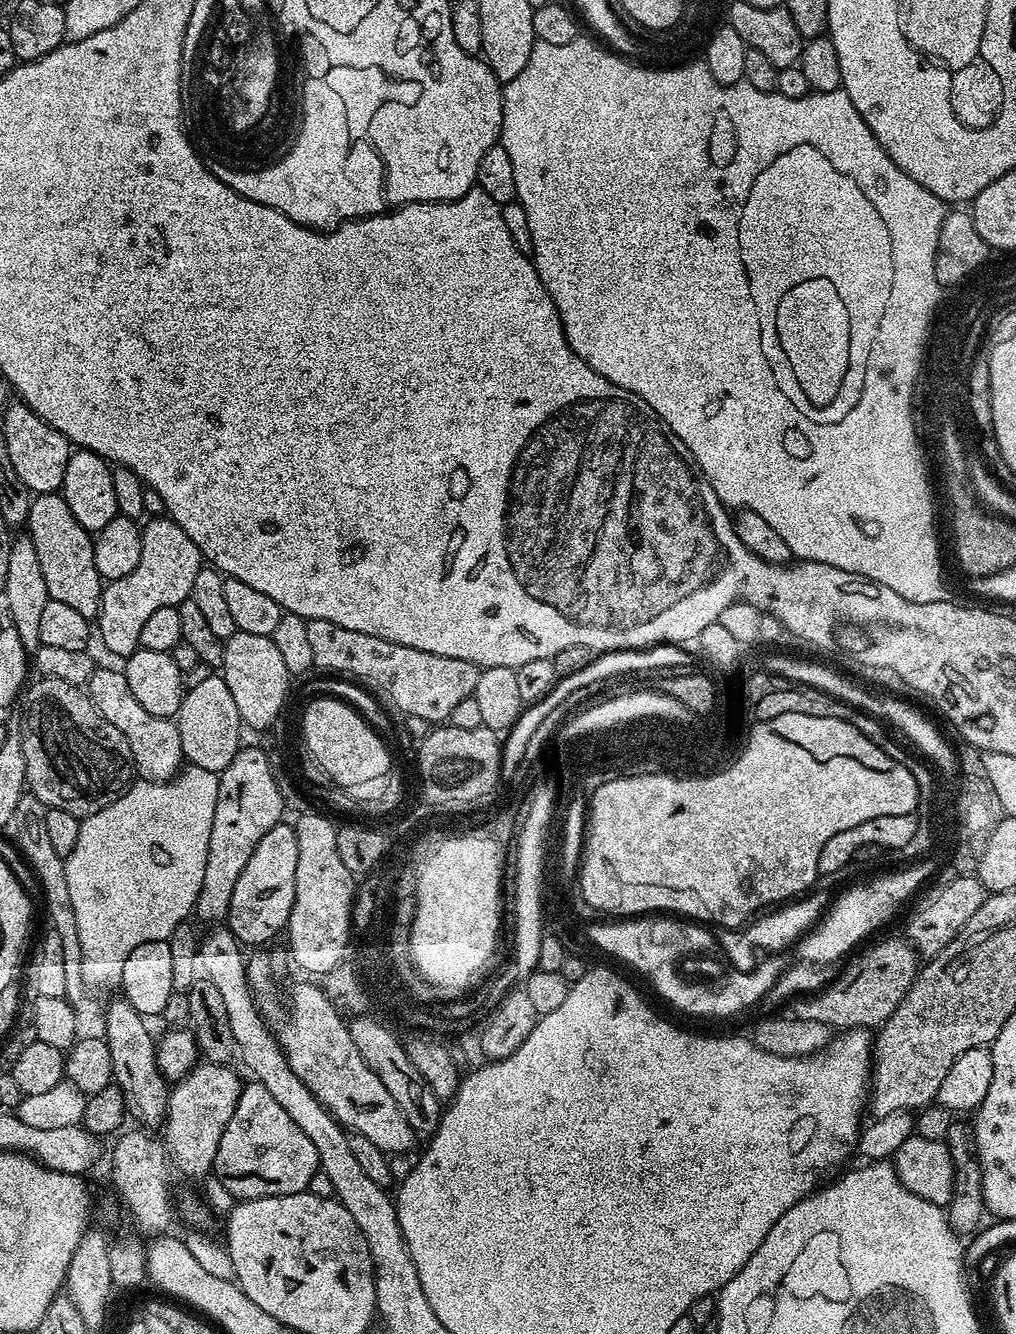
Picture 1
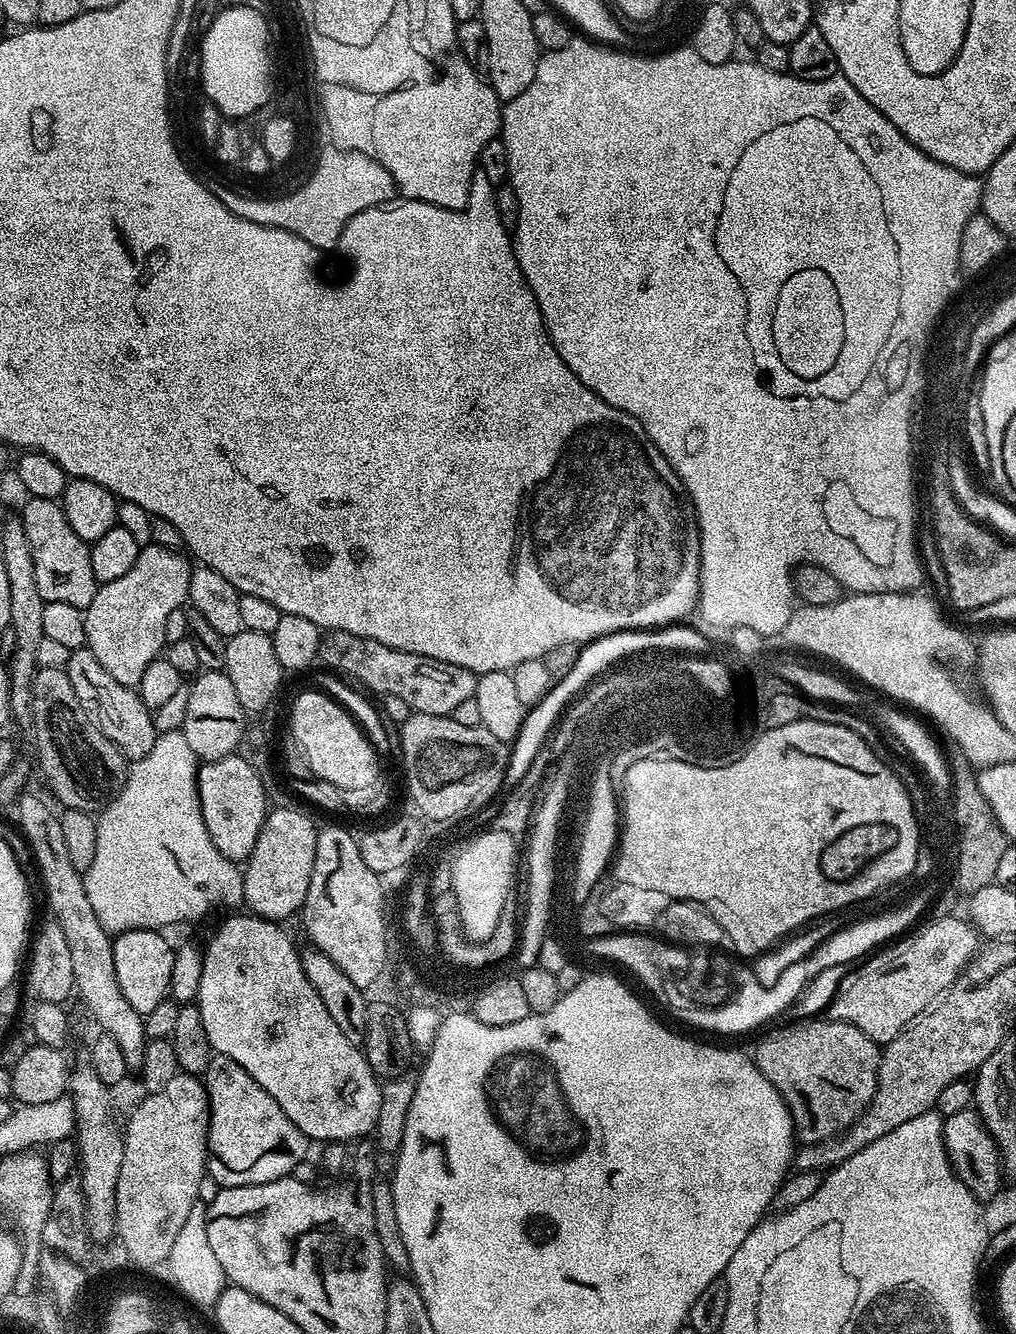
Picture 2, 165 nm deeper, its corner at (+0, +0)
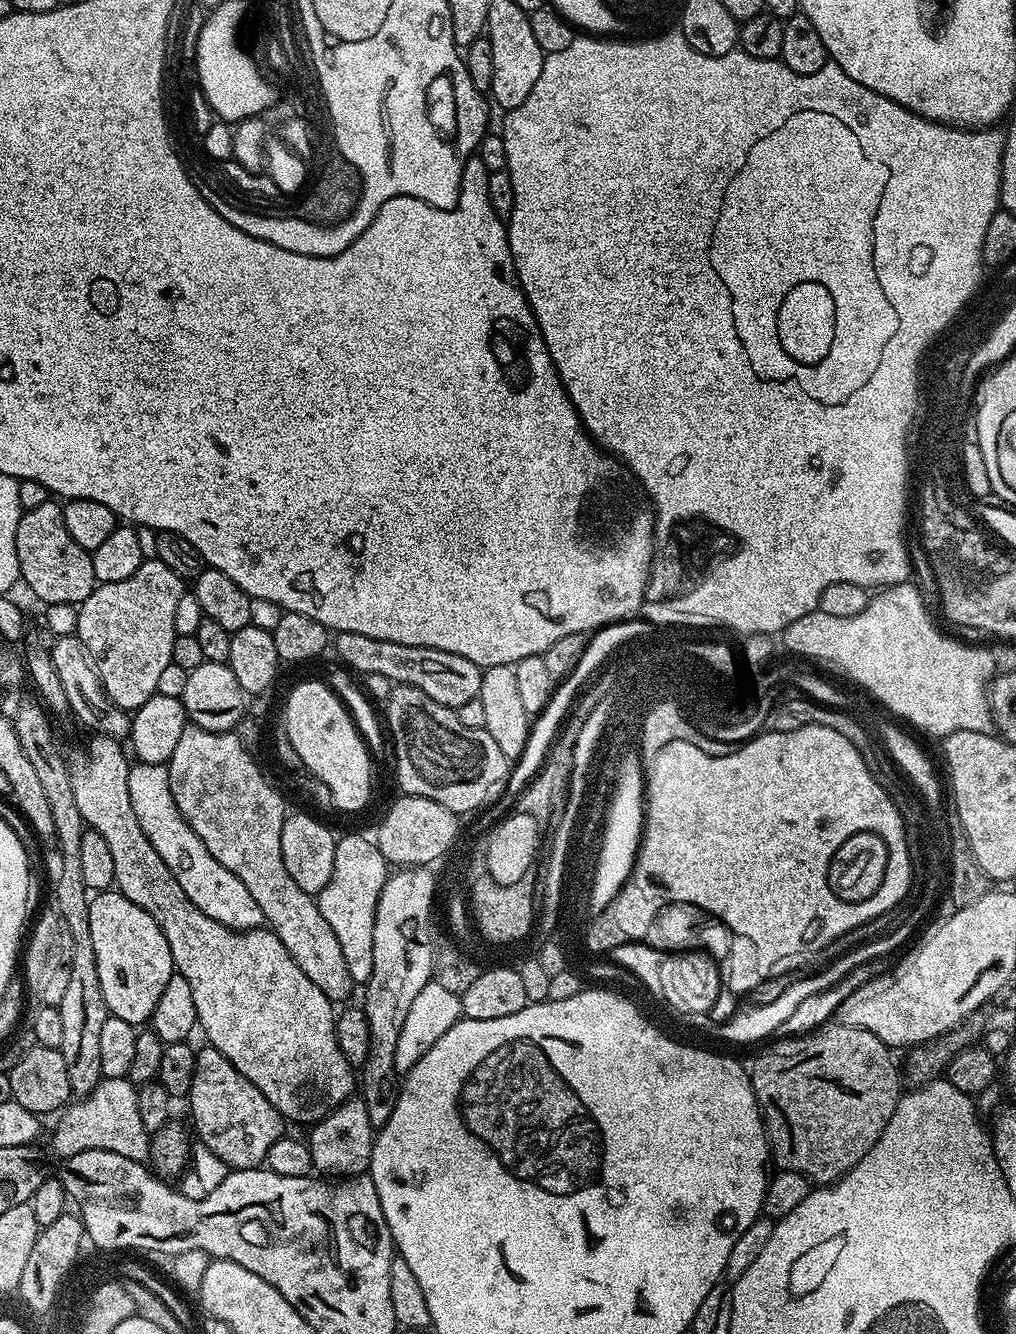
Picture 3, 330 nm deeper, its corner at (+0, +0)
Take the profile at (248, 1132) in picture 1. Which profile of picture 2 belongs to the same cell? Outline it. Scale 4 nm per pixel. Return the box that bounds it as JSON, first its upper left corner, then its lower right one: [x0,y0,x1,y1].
[202,1055,310,1188]

